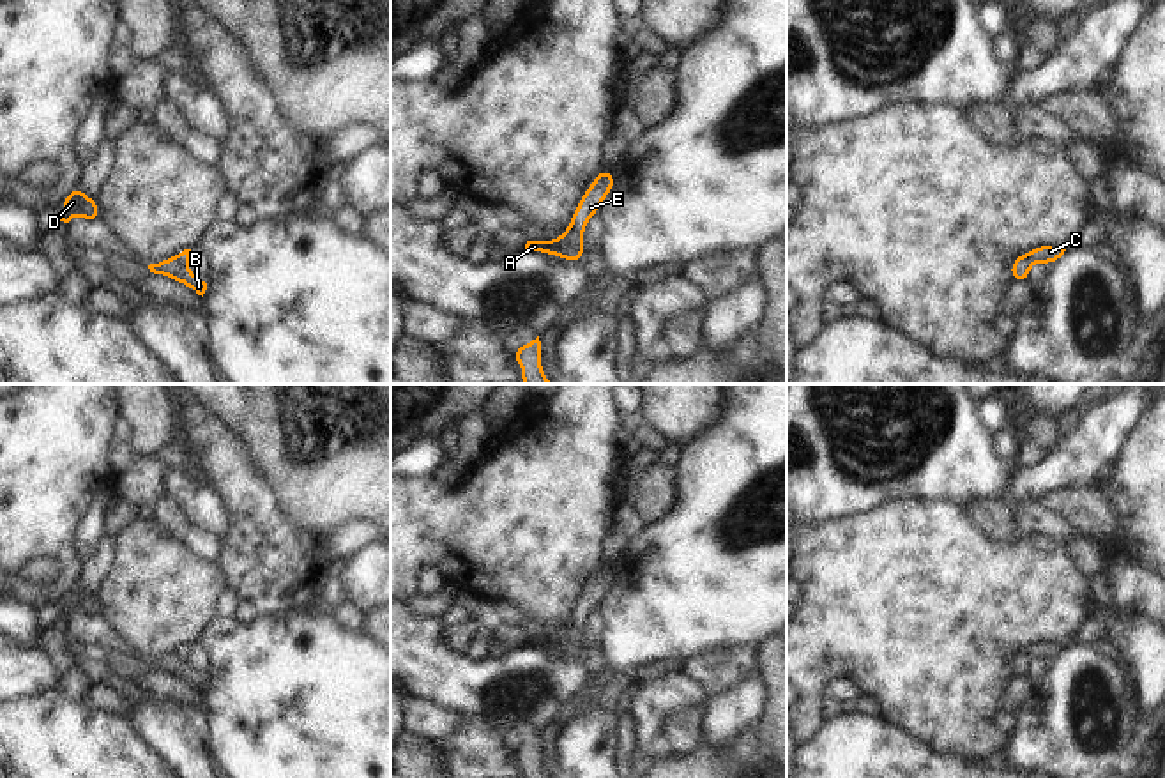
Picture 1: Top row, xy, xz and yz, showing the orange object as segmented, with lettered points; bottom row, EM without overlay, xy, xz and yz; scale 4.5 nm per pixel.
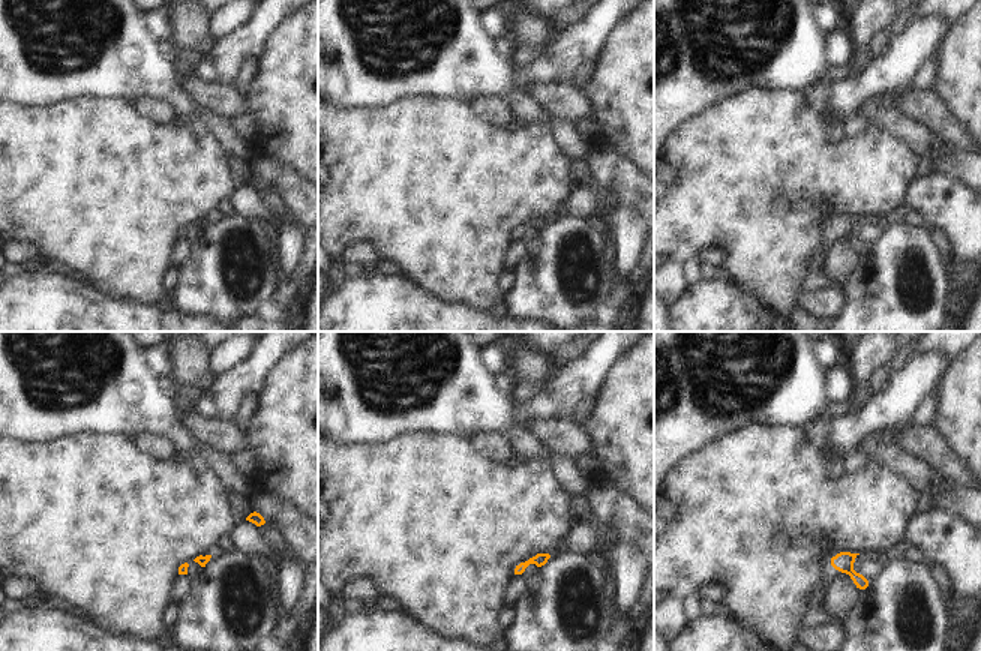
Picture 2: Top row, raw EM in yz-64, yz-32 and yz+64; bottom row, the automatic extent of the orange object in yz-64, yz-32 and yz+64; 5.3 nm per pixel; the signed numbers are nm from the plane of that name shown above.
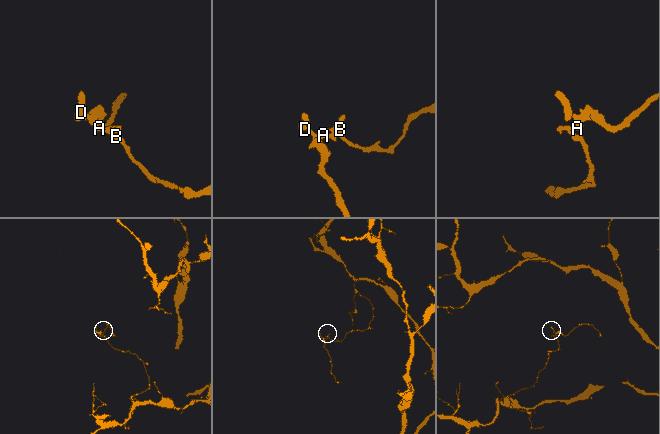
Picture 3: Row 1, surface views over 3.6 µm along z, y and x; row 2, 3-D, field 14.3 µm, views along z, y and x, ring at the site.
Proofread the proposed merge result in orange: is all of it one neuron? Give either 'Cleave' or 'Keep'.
Cleave

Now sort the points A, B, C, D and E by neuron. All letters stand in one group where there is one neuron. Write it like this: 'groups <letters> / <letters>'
groups A C D E / B

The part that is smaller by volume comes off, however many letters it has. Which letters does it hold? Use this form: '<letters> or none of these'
A, C, D, E

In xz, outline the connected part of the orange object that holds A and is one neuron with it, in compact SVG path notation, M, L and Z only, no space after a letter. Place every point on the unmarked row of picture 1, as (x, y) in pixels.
M599 568L594 571L594 580L585 591L580 591L580 601L573 607L569 626L555 637L527 637L527 647L557 651L569 658L583 658L583 624L587 617L598 608L605 593L613 585L615 573L612 568Z

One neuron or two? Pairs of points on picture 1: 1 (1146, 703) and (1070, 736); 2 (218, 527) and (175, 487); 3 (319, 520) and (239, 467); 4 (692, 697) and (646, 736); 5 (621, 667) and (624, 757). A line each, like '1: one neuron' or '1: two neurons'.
1: two neurons
2: one neuron
3: two neurons
4: one neuron
5: two neurons

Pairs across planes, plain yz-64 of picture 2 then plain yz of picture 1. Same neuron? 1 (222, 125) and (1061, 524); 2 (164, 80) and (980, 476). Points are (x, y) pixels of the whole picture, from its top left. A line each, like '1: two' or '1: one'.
1: two
2: one

